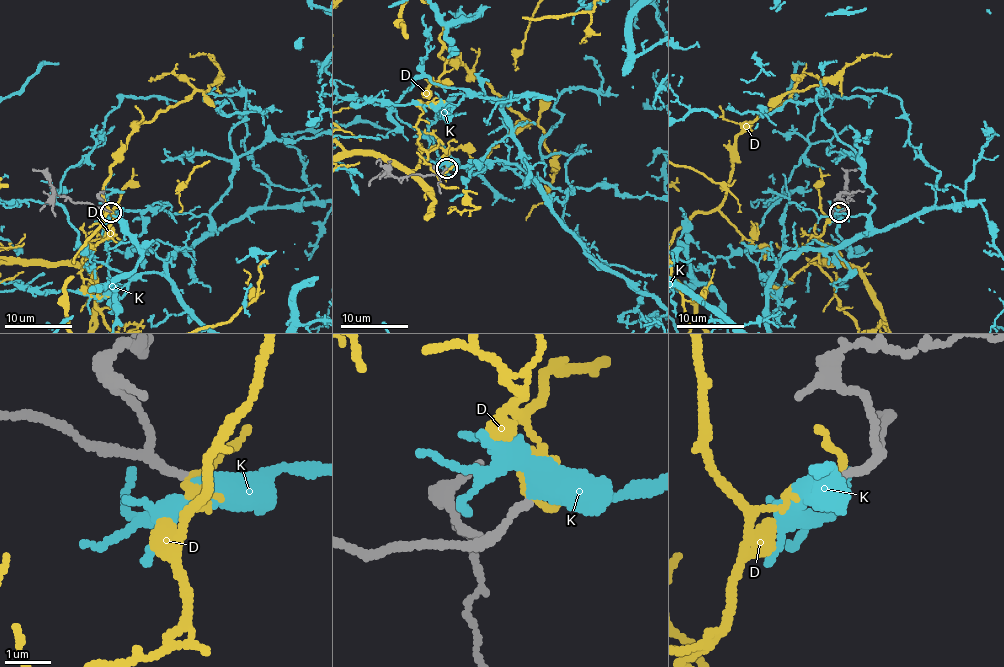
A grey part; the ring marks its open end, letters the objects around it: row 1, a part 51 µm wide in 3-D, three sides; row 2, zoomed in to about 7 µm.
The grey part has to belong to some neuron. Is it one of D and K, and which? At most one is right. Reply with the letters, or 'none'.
K

